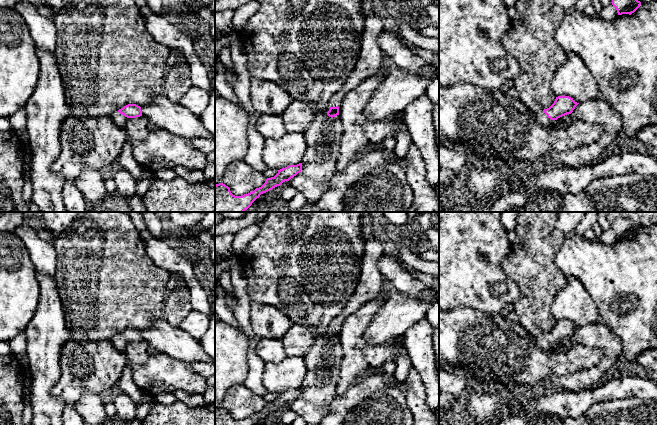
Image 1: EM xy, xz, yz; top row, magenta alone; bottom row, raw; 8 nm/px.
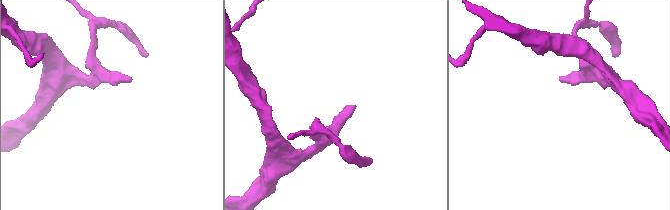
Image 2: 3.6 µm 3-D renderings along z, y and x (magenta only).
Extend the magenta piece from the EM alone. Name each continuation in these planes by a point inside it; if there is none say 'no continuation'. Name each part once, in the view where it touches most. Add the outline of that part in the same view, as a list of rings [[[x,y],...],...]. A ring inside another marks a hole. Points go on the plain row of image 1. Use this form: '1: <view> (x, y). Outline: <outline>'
1: yz (541, 341). Outline: [[[530,335],[531,339],[535,341],[535,343],[543,350],[548,351],[551,350],[554,344],[551,344],[550,342],[547,341],[547,339],[543,336],[540,335],[538,337]]]

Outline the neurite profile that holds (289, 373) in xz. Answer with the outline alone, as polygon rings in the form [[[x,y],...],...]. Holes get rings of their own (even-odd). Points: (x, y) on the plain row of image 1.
[[[287,356],[278,364],[265,363],[262,383],[268,392],[280,394],[301,387],[307,373],[304,357]]]

